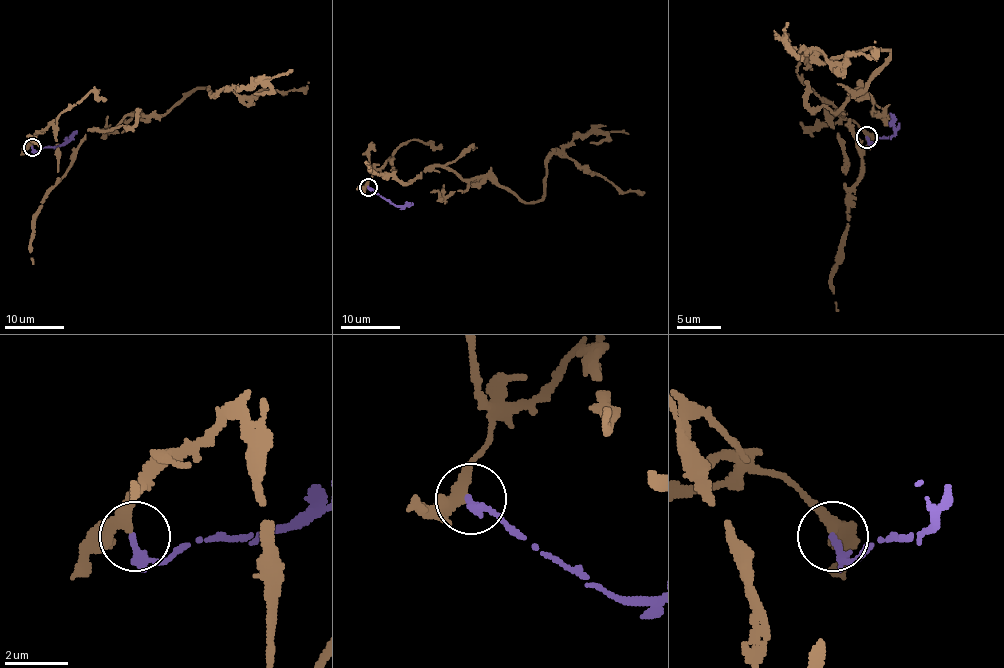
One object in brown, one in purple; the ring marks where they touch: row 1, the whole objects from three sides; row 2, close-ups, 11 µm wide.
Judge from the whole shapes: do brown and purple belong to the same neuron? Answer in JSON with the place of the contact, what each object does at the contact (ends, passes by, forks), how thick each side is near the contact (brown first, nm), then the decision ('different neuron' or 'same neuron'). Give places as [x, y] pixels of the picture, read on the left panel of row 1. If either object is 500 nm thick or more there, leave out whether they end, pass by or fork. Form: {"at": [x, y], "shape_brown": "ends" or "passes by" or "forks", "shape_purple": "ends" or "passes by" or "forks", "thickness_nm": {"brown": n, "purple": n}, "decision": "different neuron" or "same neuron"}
{"at": [32, 147], "shape_brown": "passes by", "shape_purple": "ends", "thickness_nm": {"brown": 340, "purple": 280}, "decision": "same neuron"}

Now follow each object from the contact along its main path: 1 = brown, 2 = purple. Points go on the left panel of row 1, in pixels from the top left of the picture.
1: (31, 146), (52, 126), (59, 180), (87, 130), (167, 114), (195, 89), (249, 96), (302, 90), (308, 81)
2: (33, 146), (40, 151), (46, 146), (62, 145), (77, 130)

